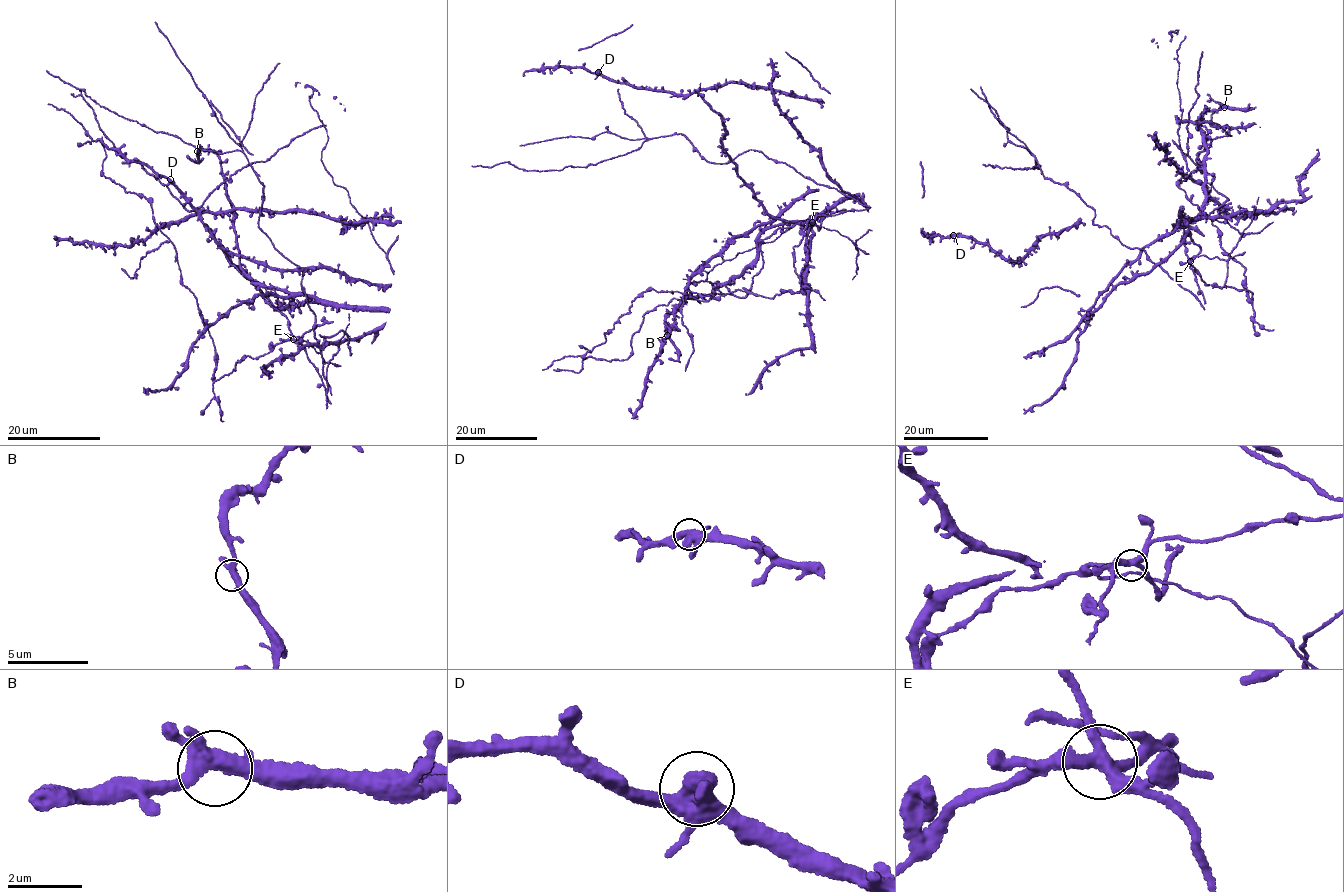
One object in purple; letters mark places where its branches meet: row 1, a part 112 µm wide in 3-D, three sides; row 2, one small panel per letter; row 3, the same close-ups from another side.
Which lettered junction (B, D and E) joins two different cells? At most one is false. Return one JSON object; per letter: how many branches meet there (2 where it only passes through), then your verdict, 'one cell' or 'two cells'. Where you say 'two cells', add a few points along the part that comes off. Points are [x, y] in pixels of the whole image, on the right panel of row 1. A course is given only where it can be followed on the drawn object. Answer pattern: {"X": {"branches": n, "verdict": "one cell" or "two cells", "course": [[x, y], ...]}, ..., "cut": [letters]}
{"B": {"branches": 4, "verdict": "one cell"}, "D": {"branches": 4, "verdict": "one cell"}, "E": {"branches": 4, "verdict": "two cells", "course": [[1190, 261], [1208, 284], [1248, 289], [1251, 301], [1245, 268], [1178, 183], [1198, 168], [1208, 132], [1202, 119]]}, "cut": ["E"]}

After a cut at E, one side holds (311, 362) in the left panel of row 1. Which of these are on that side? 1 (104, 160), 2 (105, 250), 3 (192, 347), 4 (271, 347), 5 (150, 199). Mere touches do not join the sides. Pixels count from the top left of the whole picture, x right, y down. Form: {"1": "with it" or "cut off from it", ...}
{"1": "cut off from it", "2": "with it", "3": "with it", "4": "cut off from it", "5": "cut off from it"}

